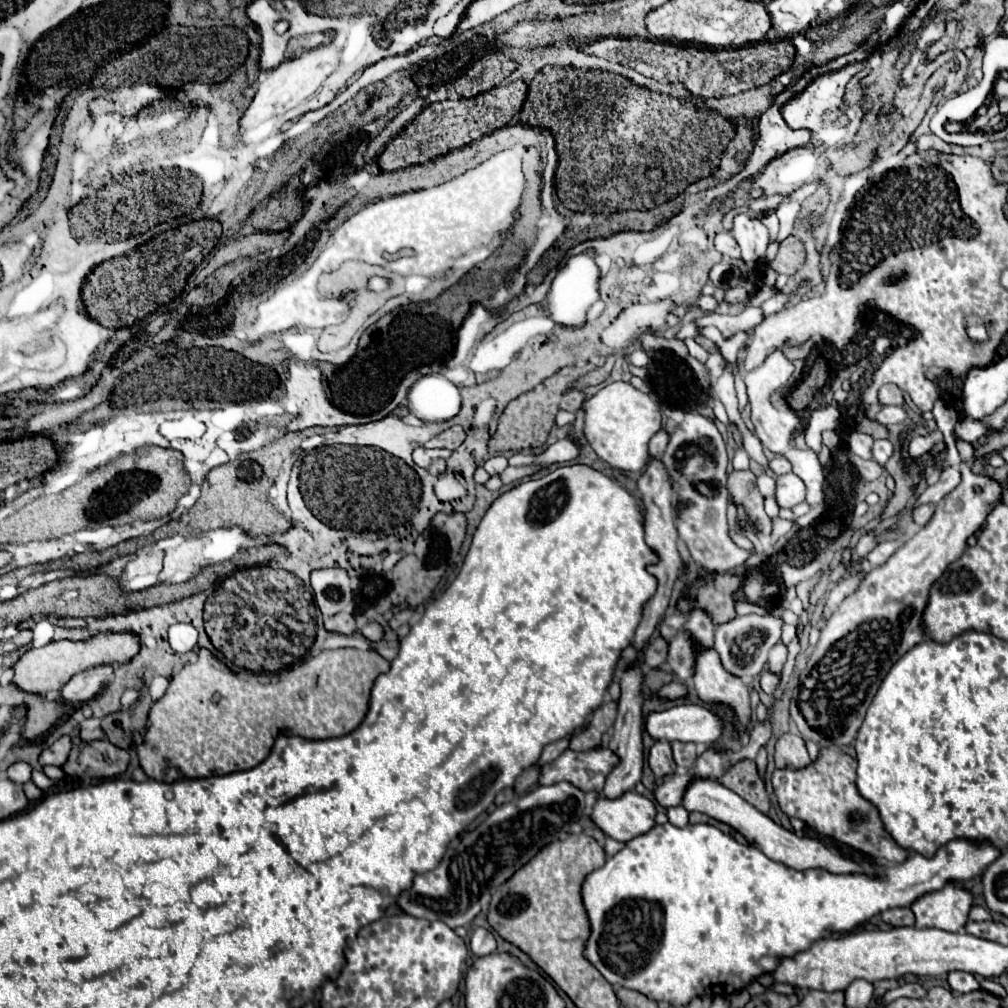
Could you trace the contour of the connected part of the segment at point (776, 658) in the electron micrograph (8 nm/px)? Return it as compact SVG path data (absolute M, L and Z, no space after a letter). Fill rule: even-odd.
M778 643L772 651L770 651L770 657L768 657L768 671L770 673L780 673L782 667L786 663L786 645L784 643Z

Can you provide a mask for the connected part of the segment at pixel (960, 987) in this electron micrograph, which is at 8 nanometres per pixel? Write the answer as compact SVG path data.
M952 971L948 975L948 983L958 993L970 993L980 987L980 981L972 973L964 973L964 971Z

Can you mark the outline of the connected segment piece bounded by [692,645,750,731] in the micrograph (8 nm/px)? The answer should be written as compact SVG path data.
M698 645L692 685L702 701L720 701L734 707L738 731L744 731L750 725L750 691L740 677L722 669L722 661L718 653L714 653L714 647L702 649L702 645Z

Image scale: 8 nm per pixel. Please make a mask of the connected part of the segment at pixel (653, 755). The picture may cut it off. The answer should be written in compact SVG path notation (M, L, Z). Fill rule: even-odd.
M656 741L648 753L648 763L650 769L656 777L666 777L672 775L676 769L676 763L672 759L672 747L668 741Z

